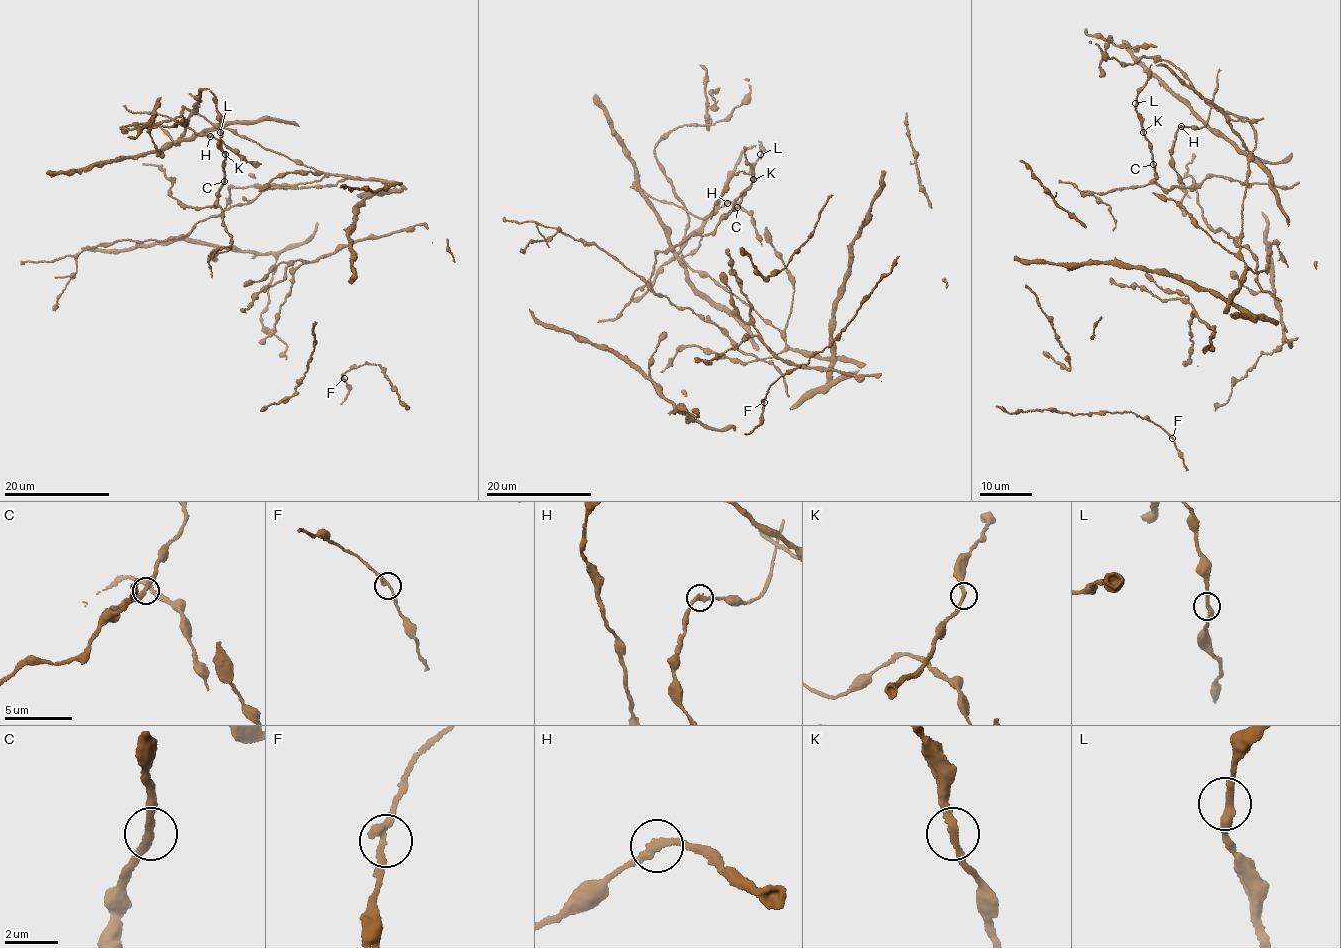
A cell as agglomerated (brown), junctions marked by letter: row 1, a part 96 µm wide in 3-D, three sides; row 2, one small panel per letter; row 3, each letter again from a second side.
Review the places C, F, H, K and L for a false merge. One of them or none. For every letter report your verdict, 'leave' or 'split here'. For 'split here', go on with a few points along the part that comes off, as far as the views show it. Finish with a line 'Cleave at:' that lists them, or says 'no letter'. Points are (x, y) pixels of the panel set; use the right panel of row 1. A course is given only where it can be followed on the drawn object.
C: leave
F: leave
H: leave
K: leave
L: leave
Cleave at: no letter

